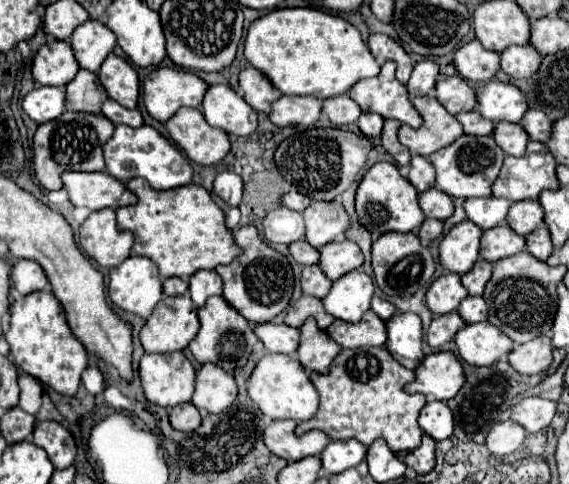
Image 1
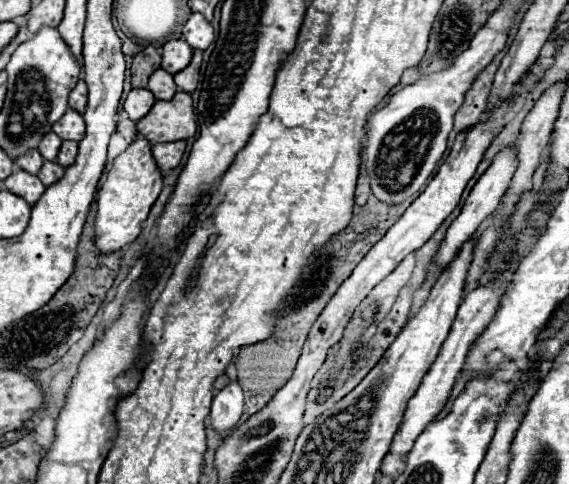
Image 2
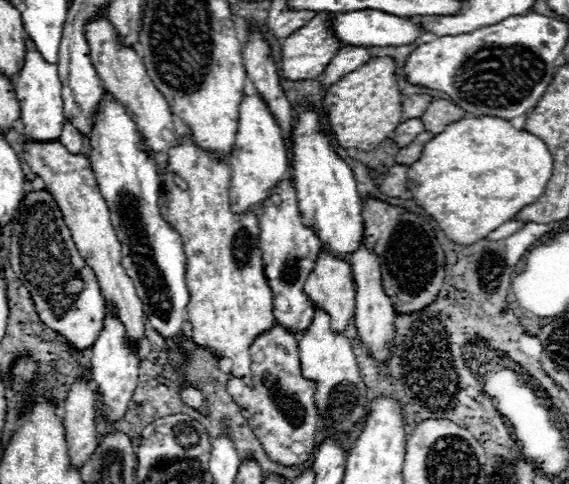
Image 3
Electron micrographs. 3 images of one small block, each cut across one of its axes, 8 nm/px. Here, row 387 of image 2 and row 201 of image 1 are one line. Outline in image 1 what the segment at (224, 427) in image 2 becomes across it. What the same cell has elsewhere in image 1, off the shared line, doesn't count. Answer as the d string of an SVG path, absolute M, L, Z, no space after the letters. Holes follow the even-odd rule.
M220 172L214 180L214 192L230 206L238 206L242 200L242 178L234 172Z

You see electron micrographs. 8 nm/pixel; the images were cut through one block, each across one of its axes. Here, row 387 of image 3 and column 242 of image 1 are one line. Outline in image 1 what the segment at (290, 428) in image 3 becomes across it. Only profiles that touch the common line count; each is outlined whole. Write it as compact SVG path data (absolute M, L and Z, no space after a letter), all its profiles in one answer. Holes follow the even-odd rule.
M242 226L234 240L240 244L242 254L228 266L218 266L216 272L224 280L224 298L248 320L254 324L264 324L276 318L282 310L286 310L292 290L294 290L294 272L290 268L288 258L268 246L254 226Z

